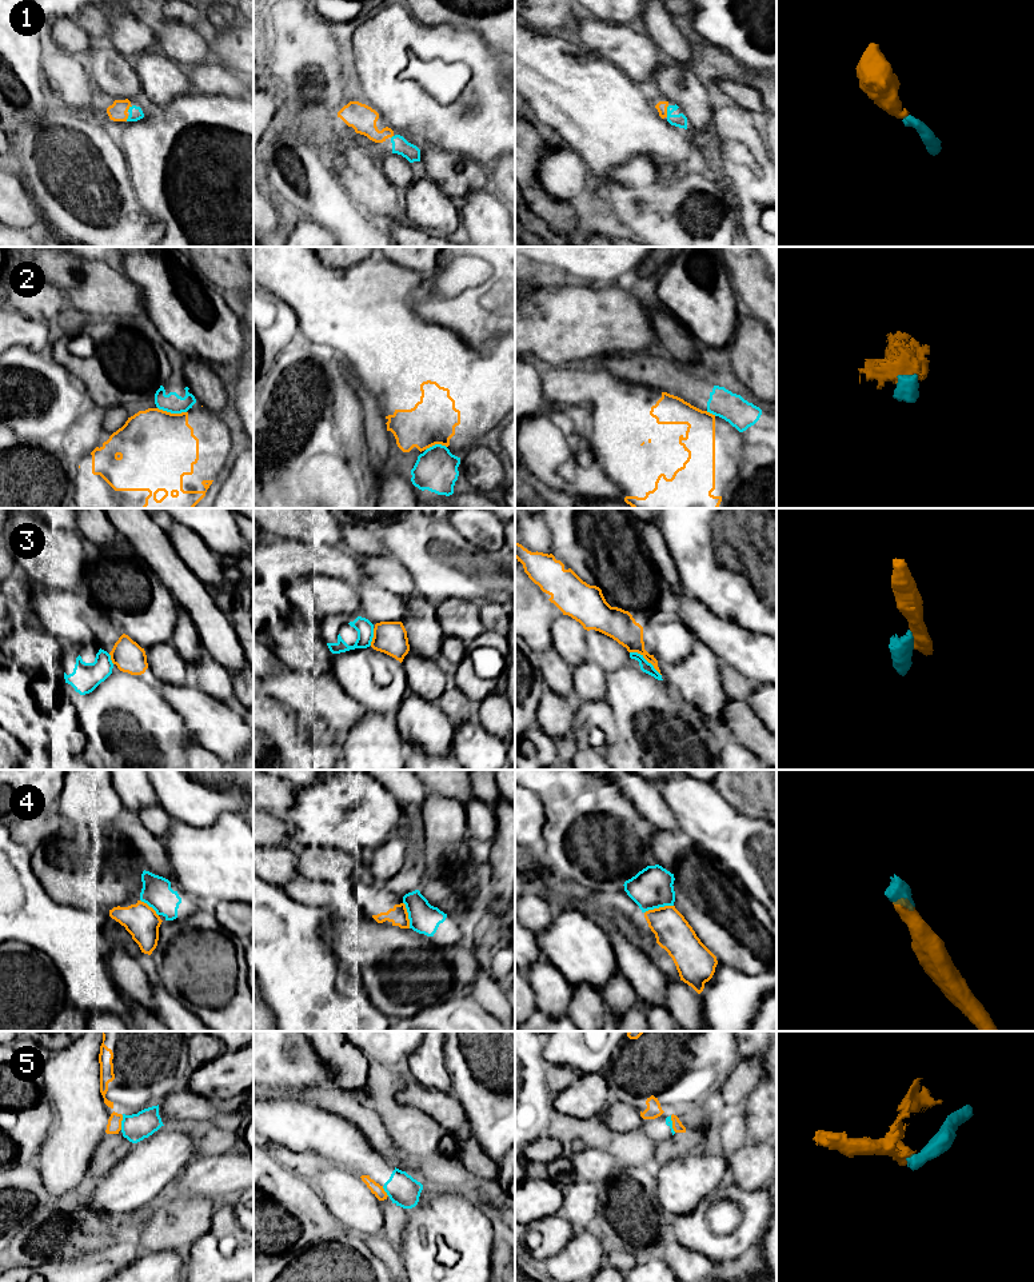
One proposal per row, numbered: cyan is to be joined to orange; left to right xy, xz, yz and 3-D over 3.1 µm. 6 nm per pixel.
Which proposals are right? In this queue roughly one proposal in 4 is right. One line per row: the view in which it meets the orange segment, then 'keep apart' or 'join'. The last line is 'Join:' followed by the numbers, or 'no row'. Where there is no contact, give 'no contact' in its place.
1: contact in yz; join
2: contact in xy; keep apart
3: contact in yz; keep apart
4: contact in yz; keep apart
5: contact in xy; keep apart
Join: 1

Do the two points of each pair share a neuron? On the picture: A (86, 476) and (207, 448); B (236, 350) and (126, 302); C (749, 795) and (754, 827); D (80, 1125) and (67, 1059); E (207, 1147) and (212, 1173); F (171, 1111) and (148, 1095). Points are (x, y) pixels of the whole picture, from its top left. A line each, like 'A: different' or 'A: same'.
A: same
B: different
C: different
D: same
E: different
F: different

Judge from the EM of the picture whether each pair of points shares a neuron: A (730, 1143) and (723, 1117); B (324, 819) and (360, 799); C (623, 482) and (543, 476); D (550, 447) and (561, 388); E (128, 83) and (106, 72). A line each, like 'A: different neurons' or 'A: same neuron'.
A: same neuron
B: same neuron
C: different neurons
D: different neurons
E: same neuron

